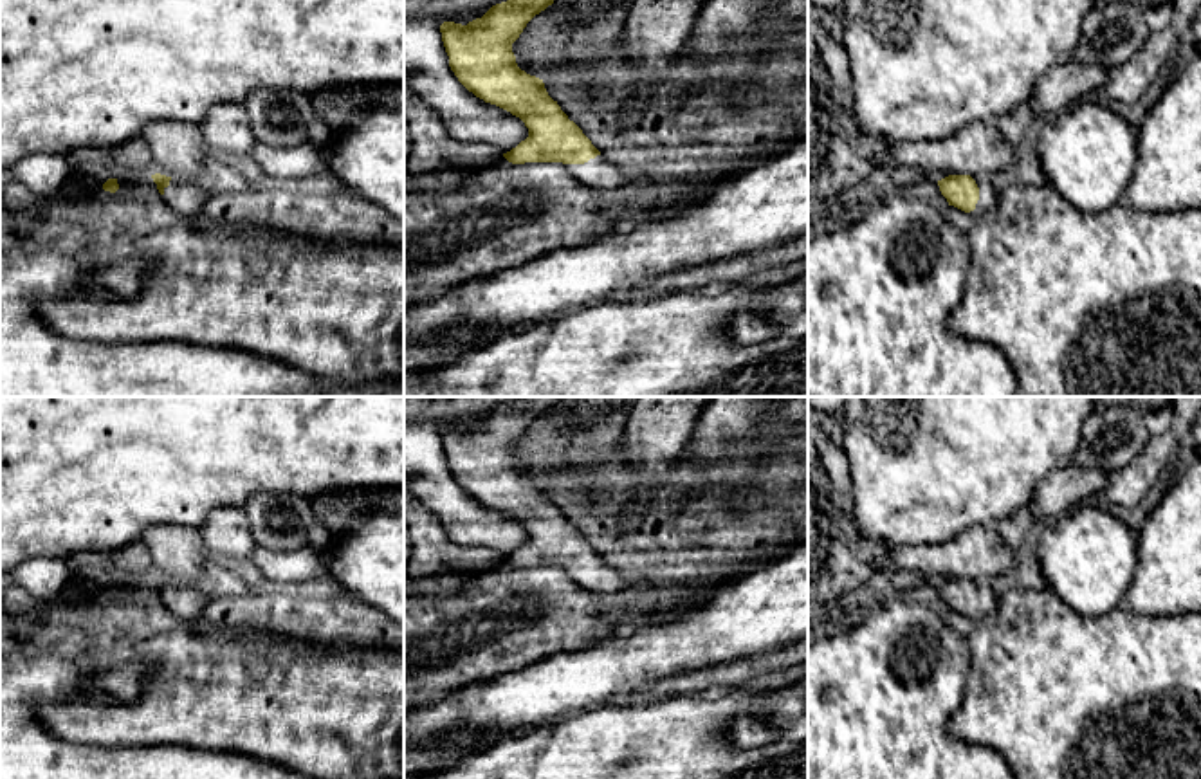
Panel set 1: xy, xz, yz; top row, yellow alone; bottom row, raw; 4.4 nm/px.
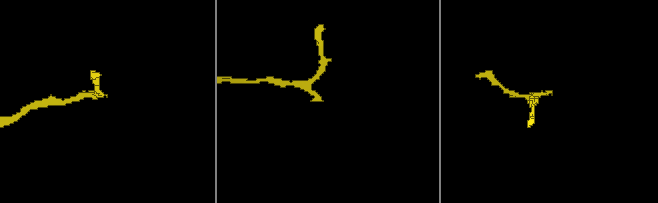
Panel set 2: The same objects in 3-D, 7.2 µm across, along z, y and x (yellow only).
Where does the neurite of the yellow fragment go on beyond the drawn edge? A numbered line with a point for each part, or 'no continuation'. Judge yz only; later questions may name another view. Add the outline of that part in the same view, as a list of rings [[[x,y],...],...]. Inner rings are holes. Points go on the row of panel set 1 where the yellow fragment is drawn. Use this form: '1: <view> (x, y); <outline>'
1: yz (987, 190); [[[972,177],[979,188],[979,200],[976,204],[976,209],[970,211],[970,215],[976,215],[979,211],[994,209],[997,206],[997,197],[995,197],[995,182],[994,180],[985,180],[985,179],[976,179]]]

